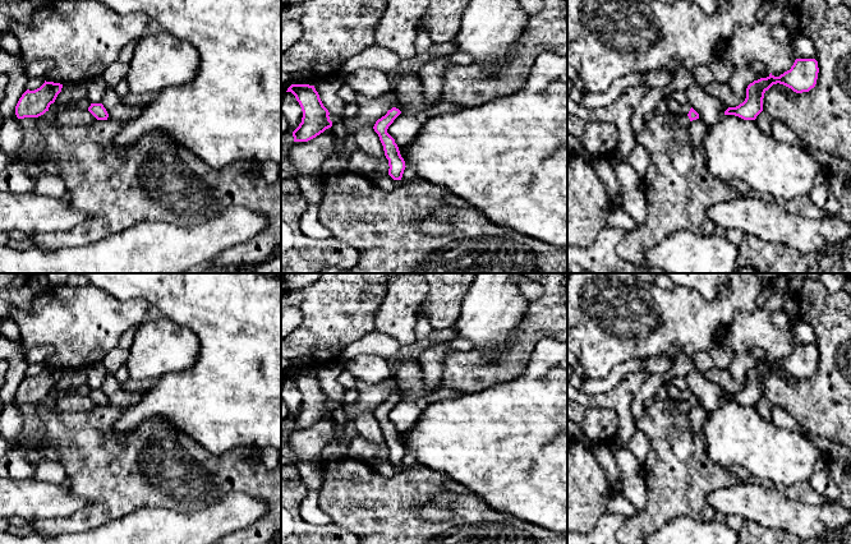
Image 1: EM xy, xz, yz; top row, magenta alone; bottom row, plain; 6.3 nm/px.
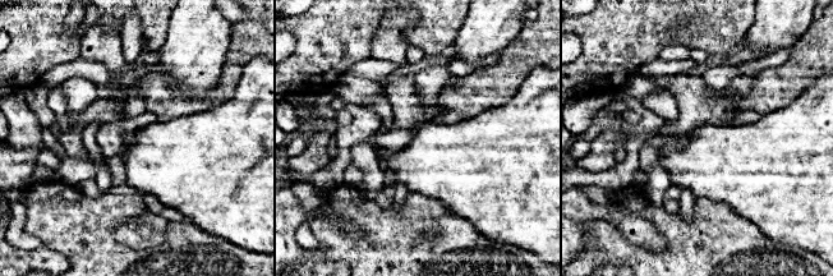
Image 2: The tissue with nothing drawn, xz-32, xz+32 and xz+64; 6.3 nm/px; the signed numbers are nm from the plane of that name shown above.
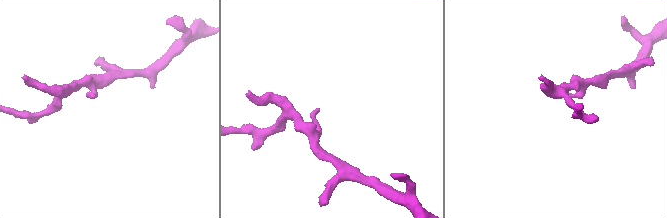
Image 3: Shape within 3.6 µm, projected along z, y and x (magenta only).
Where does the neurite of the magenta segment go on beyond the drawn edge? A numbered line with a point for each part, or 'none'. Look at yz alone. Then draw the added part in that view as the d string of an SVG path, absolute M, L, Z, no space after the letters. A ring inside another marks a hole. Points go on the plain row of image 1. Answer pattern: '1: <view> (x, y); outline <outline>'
1: yz (680, 406); outline M676 400L672 404L668 405L671 410L673 410L677 414L684 414L690 409L690 405L687 401L684 400Z

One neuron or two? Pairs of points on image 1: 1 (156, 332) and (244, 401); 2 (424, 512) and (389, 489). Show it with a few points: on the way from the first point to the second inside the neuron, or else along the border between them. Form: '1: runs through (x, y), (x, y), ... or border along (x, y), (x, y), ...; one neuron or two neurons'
1: border along (193, 331), (198, 340), (196, 360), (166, 376); two neurons
2: border along (412, 510), (422, 517), (436, 521); two neurons

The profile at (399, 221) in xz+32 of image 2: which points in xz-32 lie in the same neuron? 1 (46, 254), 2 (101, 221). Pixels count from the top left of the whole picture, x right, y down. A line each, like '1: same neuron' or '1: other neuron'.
1: other neuron
2: same neuron

